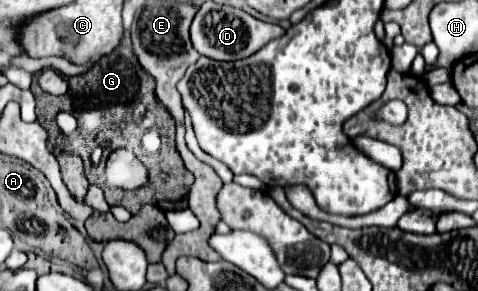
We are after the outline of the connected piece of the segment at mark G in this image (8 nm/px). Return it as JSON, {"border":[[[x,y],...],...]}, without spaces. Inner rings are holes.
{"border":[[[125,35],[121,47],[113,51],[111,55],[103,57],[99,63],[95,63],[87,73],[69,77],[69,107],[65,107],[69,113],[73,113],[79,121],[77,131],[71,137],[65,137],[57,123],[55,123],[55,97],[45,93],[37,83],[37,73],[31,83],[31,91],[37,99],[37,121],[49,131],[49,143],[55,151],[75,153],[83,159],[87,167],[87,175],[95,179],[95,169],[91,167],[91,151],[101,145],[103,141],[109,141],[109,151],[117,147],[133,147],[135,155],[145,163],[149,169],[149,183],[133,189],[133,191],[111,191],[107,187],[107,203],[109,205],[121,205],[129,209],[131,213],[137,213],[141,205],[153,203],[163,211],[171,209],[185,209],[187,207],[187,195],[193,185],[193,173],[189,173],[175,149],[175,121],[169,115],[169,111],[157,101],[155,95],[155,81],[149,73],[143,71],[137,57],[131,51],[131,39]]]}

